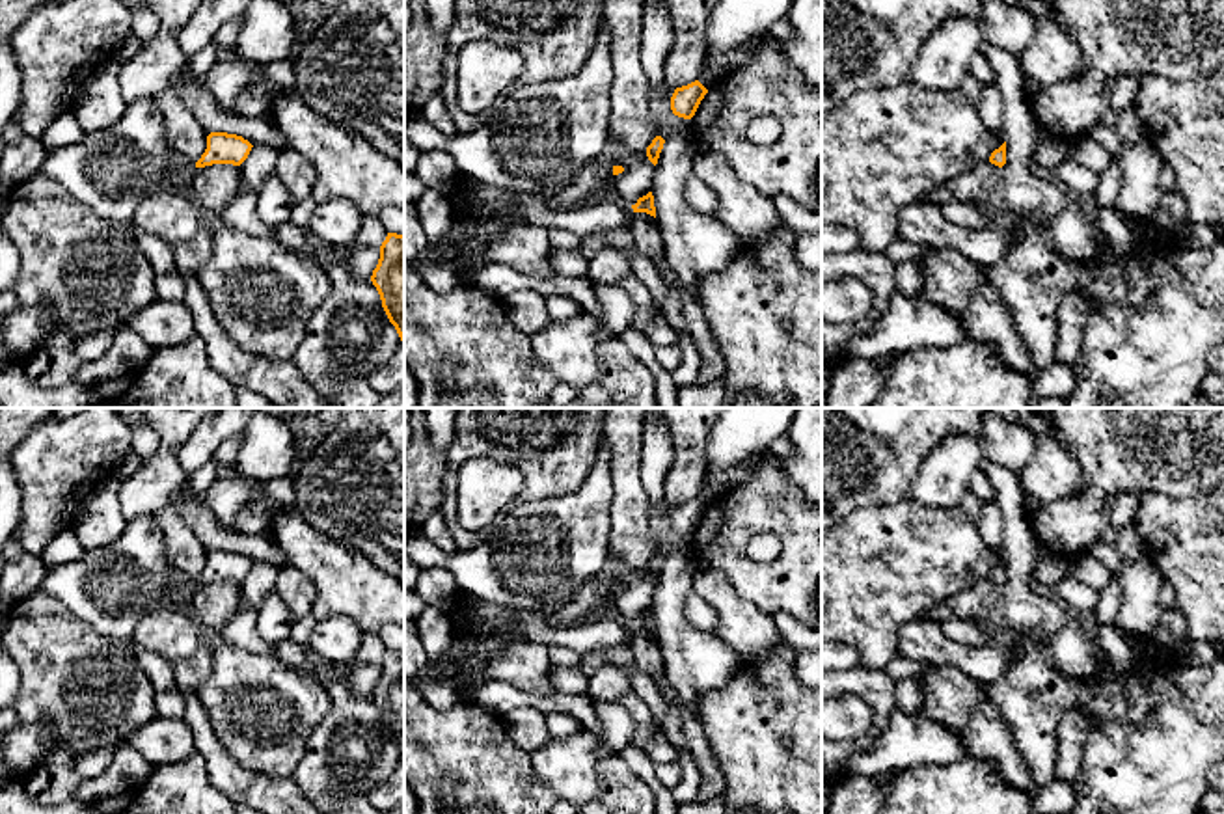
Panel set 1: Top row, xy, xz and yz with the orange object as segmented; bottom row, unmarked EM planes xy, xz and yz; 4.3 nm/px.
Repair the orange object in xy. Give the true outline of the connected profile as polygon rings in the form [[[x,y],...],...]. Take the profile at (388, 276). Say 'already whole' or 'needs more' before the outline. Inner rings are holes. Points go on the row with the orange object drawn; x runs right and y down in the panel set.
already whole; [[[388,233],[371,281],[380,294],[389,322],[404,341],[404,235]]]

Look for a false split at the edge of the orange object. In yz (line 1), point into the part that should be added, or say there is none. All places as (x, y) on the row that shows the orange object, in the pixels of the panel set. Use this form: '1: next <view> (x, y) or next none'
1: next none

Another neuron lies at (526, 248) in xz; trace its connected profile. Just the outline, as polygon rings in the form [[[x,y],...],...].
[[[509,222],[499,235],[486,240],[473,238],[479,261],[507,265],[533,279],[557,276],[550,263],[551,250],[548,229],[527,222]]]

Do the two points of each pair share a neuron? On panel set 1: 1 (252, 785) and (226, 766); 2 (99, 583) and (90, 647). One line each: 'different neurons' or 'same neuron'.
1: same neuron
2: different neurons

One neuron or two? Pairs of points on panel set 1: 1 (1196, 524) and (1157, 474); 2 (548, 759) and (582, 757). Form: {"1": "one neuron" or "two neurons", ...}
{"1": "two neurons", "2": "one neuron"}

